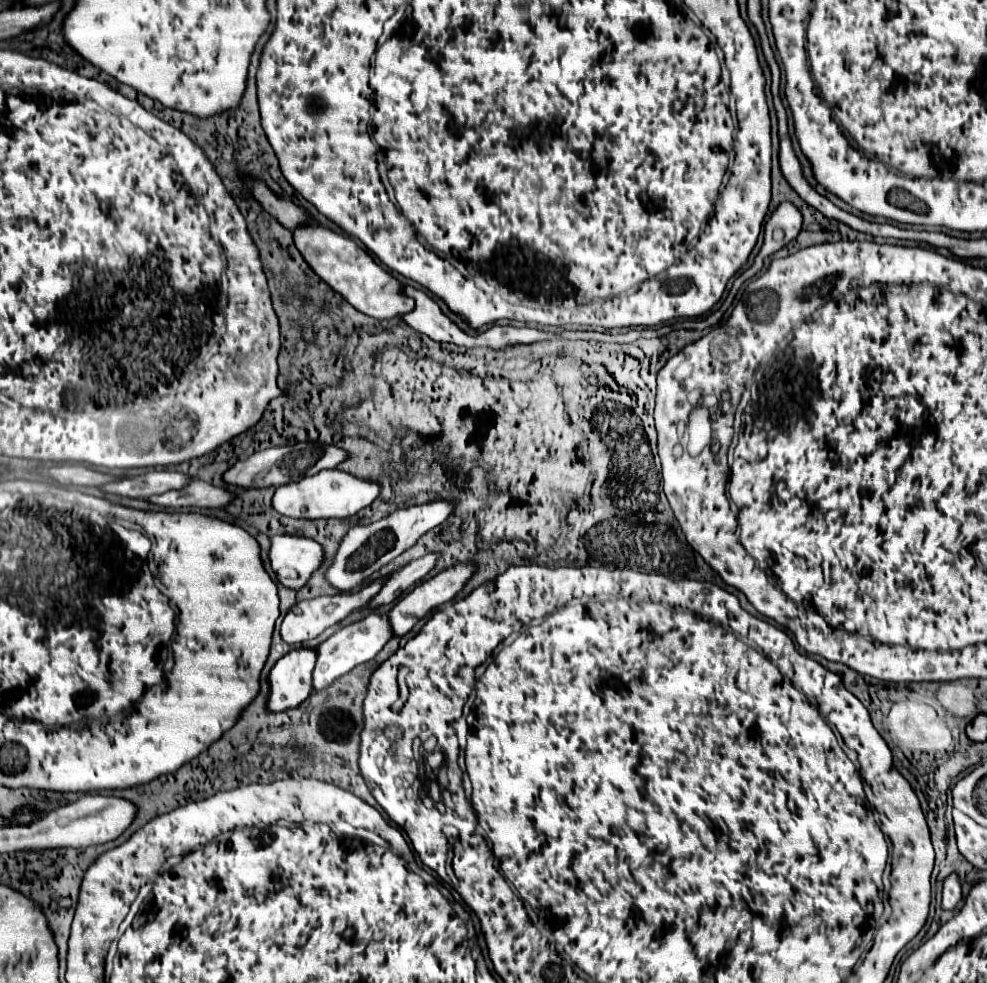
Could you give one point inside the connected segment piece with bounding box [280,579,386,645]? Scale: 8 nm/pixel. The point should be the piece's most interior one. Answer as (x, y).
(306, 620)

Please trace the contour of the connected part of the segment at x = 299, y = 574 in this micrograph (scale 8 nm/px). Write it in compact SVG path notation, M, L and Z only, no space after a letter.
M278 535L270 539L270 567L278 581L288 589L300 589L320 567L322 547L306 537Z

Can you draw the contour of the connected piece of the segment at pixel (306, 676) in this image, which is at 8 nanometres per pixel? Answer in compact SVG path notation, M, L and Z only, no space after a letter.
M300 647L278 659L268 675L268 711L282 713L298 707L310 695L310 677L316 663L316 651Z

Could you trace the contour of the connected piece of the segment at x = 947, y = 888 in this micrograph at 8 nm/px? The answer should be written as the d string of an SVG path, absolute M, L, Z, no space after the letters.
M952 873L952 875L948 875L948 879L944 881L944 891L942 891L942 909L946 909L946 911L956 909L956 905L958 905L960 899L962 899L960 883L958 883L958 877Z

